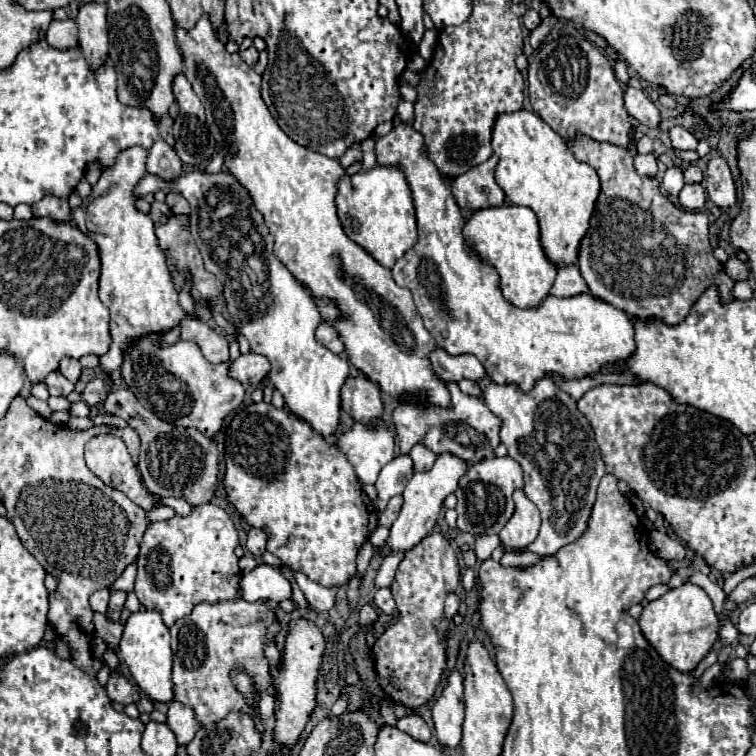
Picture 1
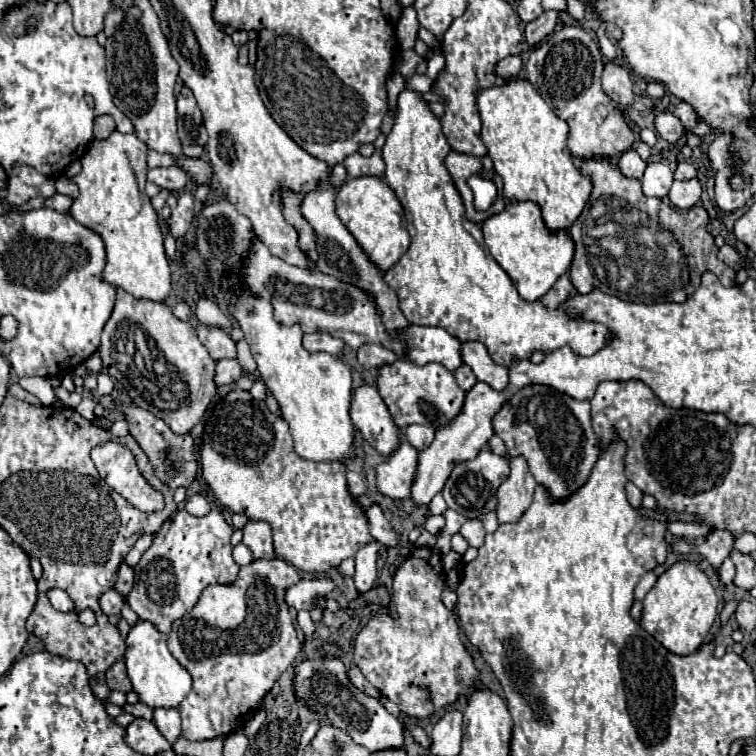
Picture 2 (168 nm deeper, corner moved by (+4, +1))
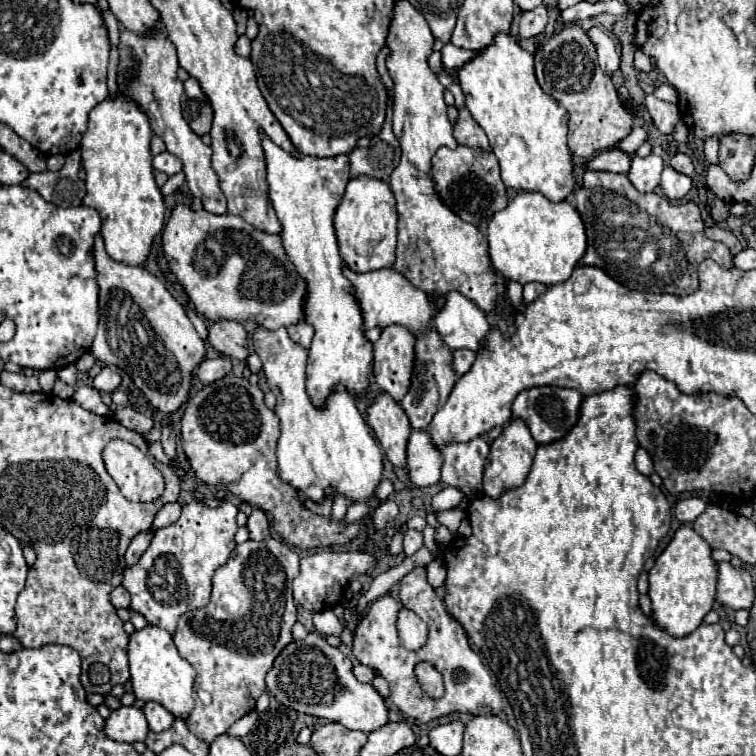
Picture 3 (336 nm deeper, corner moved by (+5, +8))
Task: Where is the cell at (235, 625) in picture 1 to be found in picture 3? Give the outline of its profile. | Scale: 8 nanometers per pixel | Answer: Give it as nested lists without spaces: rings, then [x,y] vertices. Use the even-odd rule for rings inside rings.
[[[280,538],[266,540],[246,540],[238,544],[224,566],[220,566],[212,576],[212,596],[208,606],[184,614],[178,622],[174,634],[174,644],[180,656],[192,664],[196,670],[194,700],[196,706],[192,714],[184,720],[188,730],[204,740],[212,742],[216,736],[228,732],[228,728],[254,710],[256,698],[264,692],[264,678],[272,668],[274,658],[280,650],[292,642],[292,624],[296,622],[296,606],[292,600],[292,580],[300,572],[300,556]]]

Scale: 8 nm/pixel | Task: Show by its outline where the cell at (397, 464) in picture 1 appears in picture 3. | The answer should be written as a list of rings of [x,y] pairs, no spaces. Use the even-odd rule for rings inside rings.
[[[412,430],[408,440],[408,474],[414,486],[432,486],[440,480],[442,454],[426,430]]]

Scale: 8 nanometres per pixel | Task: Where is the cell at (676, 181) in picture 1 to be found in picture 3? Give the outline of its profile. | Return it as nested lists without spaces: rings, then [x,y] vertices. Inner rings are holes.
[[[650,154],[646,158],[634,156],[630,170],[628,170],[628,178],[638,192],[652,192],[660,182],[662,168],[664,166],[662,166],[660,156],[654,156],[654,154]]]

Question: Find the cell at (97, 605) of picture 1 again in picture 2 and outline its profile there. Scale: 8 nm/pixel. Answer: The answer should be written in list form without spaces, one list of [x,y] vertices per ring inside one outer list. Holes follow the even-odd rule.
[[[109,589],[105,591],[101,597],[99,597],[99,607],[105,615],[111,615],[111,613],[121,613],[121,607],[123,607],[125,599],[115,591],[115,589]]]

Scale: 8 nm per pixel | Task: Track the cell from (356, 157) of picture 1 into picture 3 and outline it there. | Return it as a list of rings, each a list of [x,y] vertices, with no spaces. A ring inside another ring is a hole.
[[[384,128],[372,138],[372,144],[368,148],[354,148],[350,152],[350,174],[352,178],[370,176],[388,180],[392,170],[398,166],[400,154],[402,150],[398,138],[390,128]]]

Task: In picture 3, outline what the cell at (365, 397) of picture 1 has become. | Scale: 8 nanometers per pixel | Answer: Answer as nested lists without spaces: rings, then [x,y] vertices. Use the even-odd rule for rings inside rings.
[[[382,394],[368,408],[368,426],[374,430],[386,458],[398,466],[406,468],[406,444],[410,436],[410,420],[402,406],[394,402],[388,394]]]

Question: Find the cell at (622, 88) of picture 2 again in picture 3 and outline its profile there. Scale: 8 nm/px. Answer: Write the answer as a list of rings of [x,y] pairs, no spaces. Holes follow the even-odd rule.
[[[598,26],[586,30],[586,34],[588,34],[590,40],[594,42],[600,68],[610,76],[610,74],[612,74],[614,70],[618,70],[618,66],[620,66],[620,56],[618,56],[618,50],[616,50],[616,42],[612,40],[610,34],[606,34],[606,32],[604,32],[602,28],[598,28]]]

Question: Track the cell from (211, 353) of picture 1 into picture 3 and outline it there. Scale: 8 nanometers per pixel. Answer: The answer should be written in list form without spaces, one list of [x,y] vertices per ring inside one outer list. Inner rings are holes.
[[[216,320],[208,328],[208,340],[224,356],[246,360],[250,354],[248,332],[236,320]]]

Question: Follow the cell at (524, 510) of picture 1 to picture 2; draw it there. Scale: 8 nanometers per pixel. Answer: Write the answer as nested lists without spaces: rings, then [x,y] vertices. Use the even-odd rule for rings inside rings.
[[[523,457],[509,459],[509,463],[511,463],[511,473],[497,491],[497,497],[499,497],[497,519],[501,525],[517,523],[523,517],[523,511],[527,511],[527,507],[531,505],[531,499],[537,487]]]

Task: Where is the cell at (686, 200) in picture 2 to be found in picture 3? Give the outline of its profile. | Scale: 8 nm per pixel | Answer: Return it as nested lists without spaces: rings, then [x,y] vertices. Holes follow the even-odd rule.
[[[664,166],[660,188],[662,188],[664,196],[668,196],[670,200],[680,200],[690,192],[692,180],[680,172],[674,172],[672,166]]]

